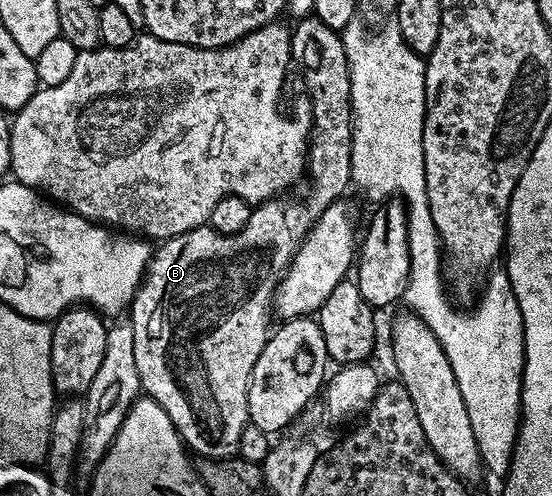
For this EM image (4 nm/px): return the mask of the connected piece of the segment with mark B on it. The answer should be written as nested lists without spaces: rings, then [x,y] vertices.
[[[317,17],[300,18],[294,25],[291,30],[291,56],[294,65],[299,65],[303,73],[303,86],[311,97],[305,171],[307,186],[300,185],[294,192],[258,203],[252,209],[249,224],[245,224],[245,228],[236,234],[222,234],[205,225],[188,234],[166,239],[160,245],[163,247],[152,253],[139,291],[129,307],[142,393],[165,408],[188,451],[192,455],[199,454],[200,459],[226,460],[238,455],[241,432],[249,424],[249,380],[253,364],[257,364],[257,356],[261,356],[272,329],[275,290],[321,212],[325,212],[329,204],[340,201],[347,186],[352,185],[351,149],[355,123],[351,121],[351,69],[347,63],[345,44],[340,31],[329,28],[329,24],[321,24]]]

